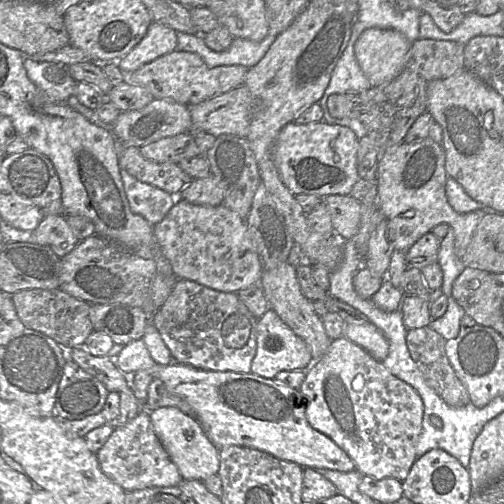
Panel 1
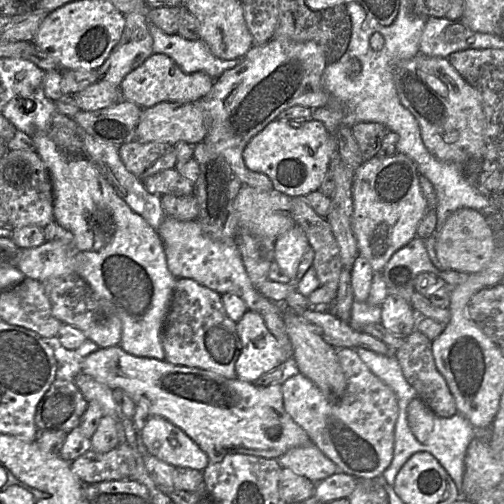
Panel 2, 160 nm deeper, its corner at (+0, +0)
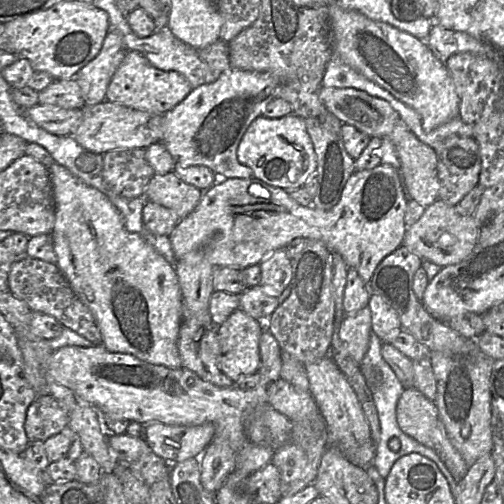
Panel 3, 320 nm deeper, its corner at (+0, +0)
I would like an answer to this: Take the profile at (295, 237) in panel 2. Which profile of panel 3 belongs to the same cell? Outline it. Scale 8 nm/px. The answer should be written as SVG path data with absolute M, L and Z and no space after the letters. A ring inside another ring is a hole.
M284 248L267 256L260 264L259 286L269 296L278 297L288 287L292 278L291 260Z

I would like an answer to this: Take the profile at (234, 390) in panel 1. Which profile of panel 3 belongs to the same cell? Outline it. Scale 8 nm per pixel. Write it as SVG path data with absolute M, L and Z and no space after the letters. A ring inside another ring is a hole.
M264 328L259 339L260 366L256 373L259 381L252 390L241 390L236 386L219 387L204 381L196 373L184 367L170 369L162 365L144 362L127 353L110 352L102 345L91 347L64 346L53 351L48 372L59 384L71 389L84 403L93 406L103 416L109 415L116 419L135 421L141 425L160 422L166 425L200 425L212 422L215 433L202 455L199 457L200 480L202 486L210 493L215 493L224 483L227 476L234 470L236 457L248 441L245 433L244 421L251 408L267 403L268 386L280 379L281 350L273 335Z

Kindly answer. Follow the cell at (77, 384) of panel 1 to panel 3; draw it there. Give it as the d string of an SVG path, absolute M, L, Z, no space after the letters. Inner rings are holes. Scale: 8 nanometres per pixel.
M48 393L37 397L27 408L24 428L29 441L45 441L68 431L67 411Z

